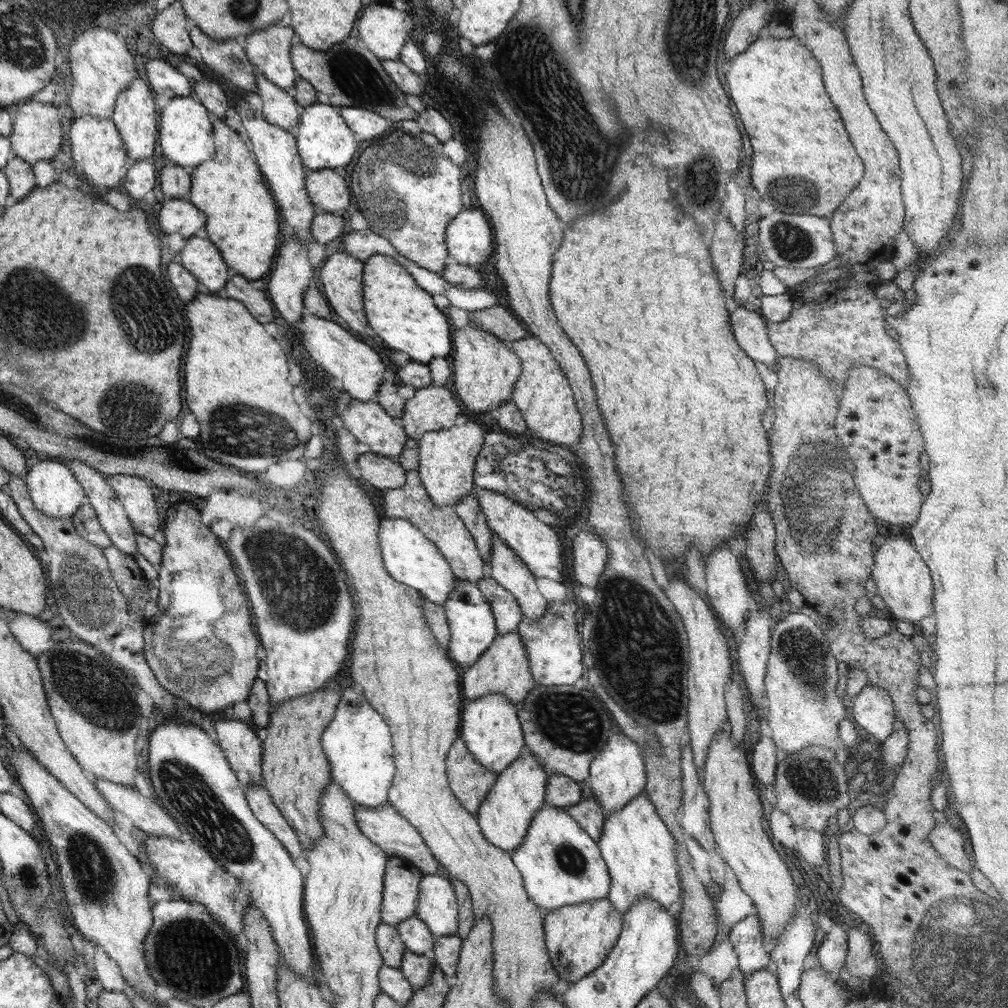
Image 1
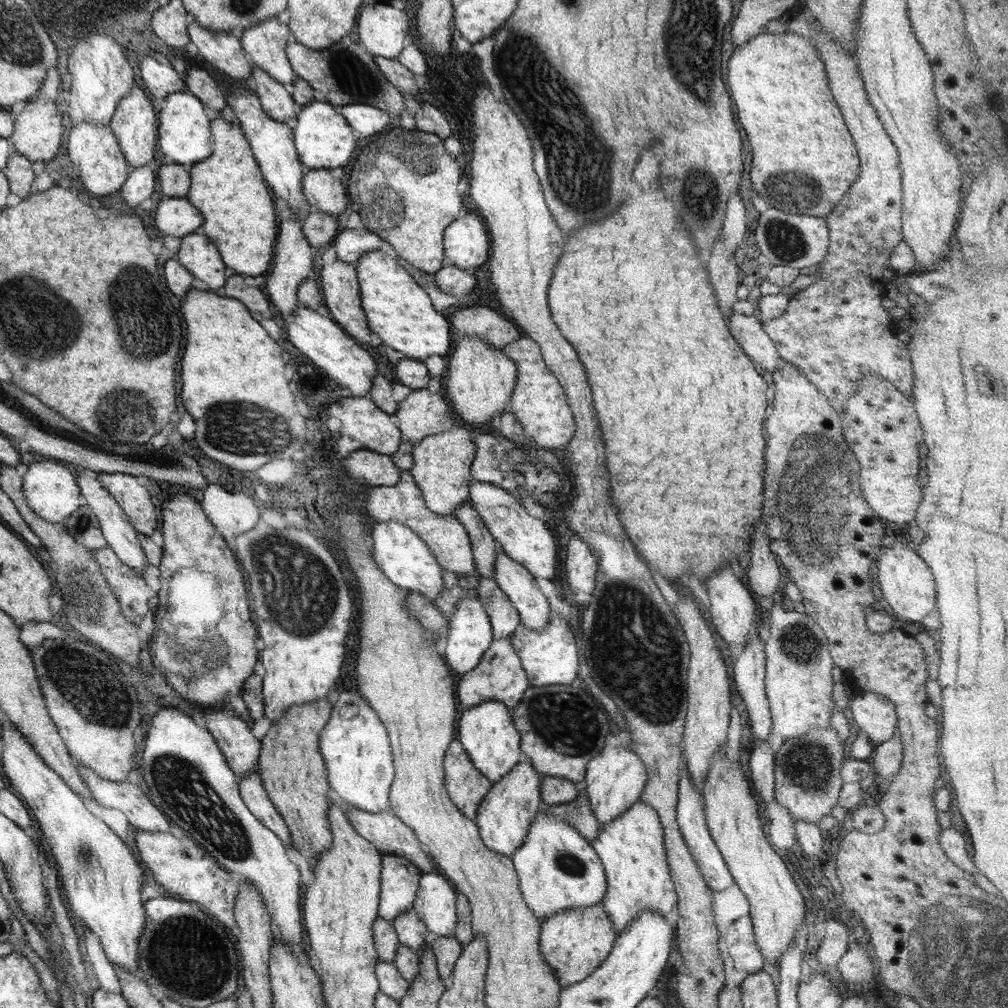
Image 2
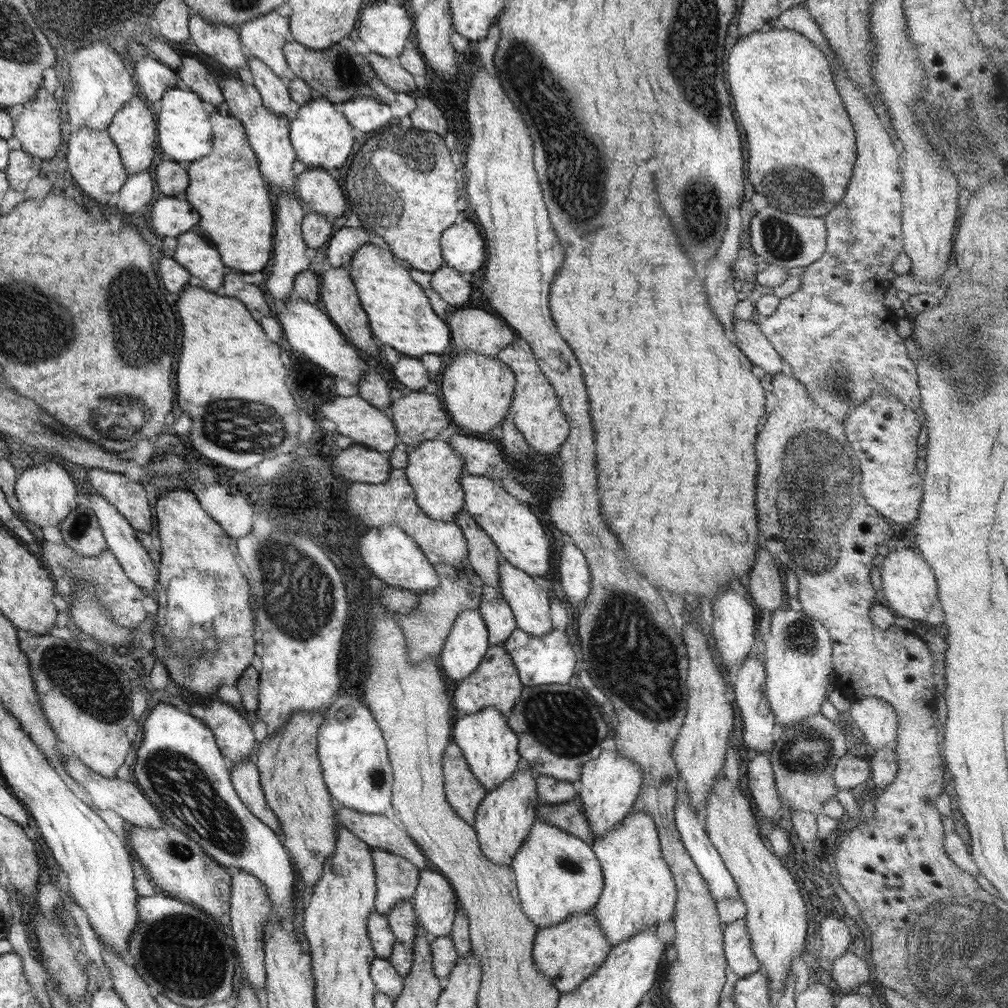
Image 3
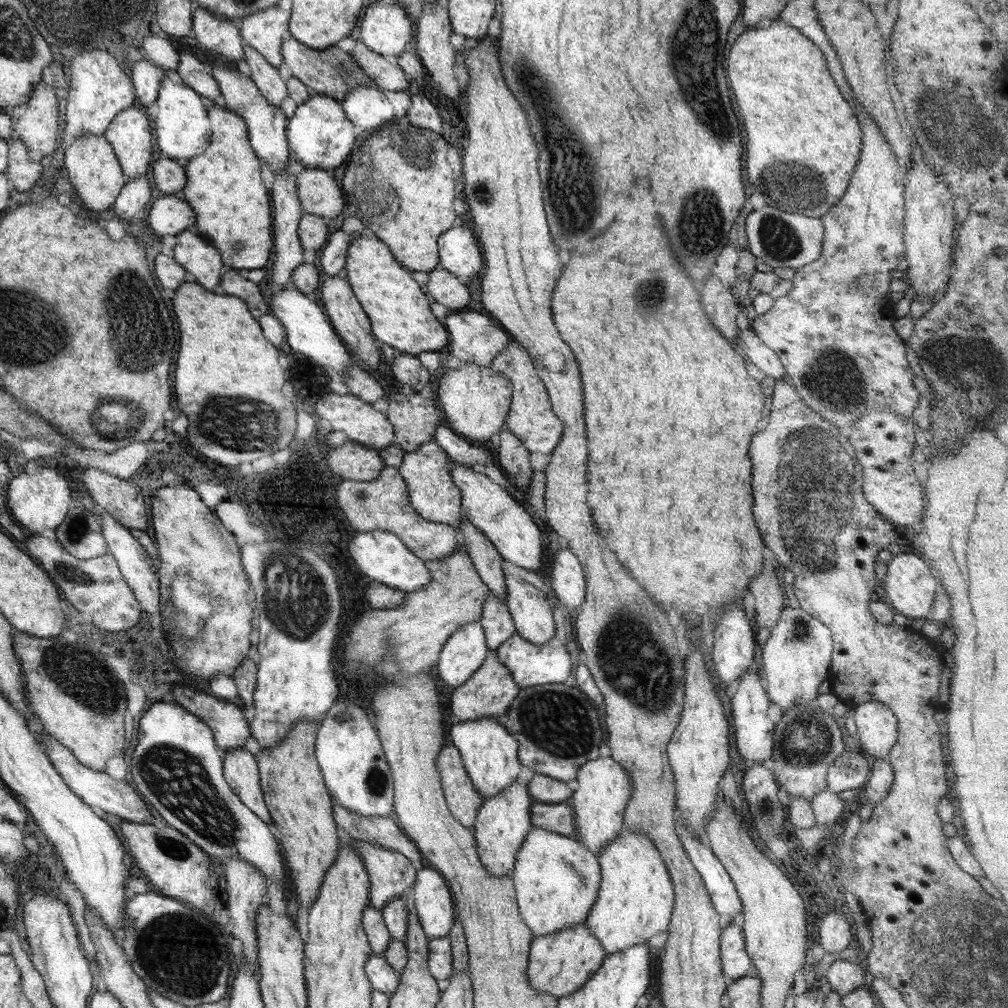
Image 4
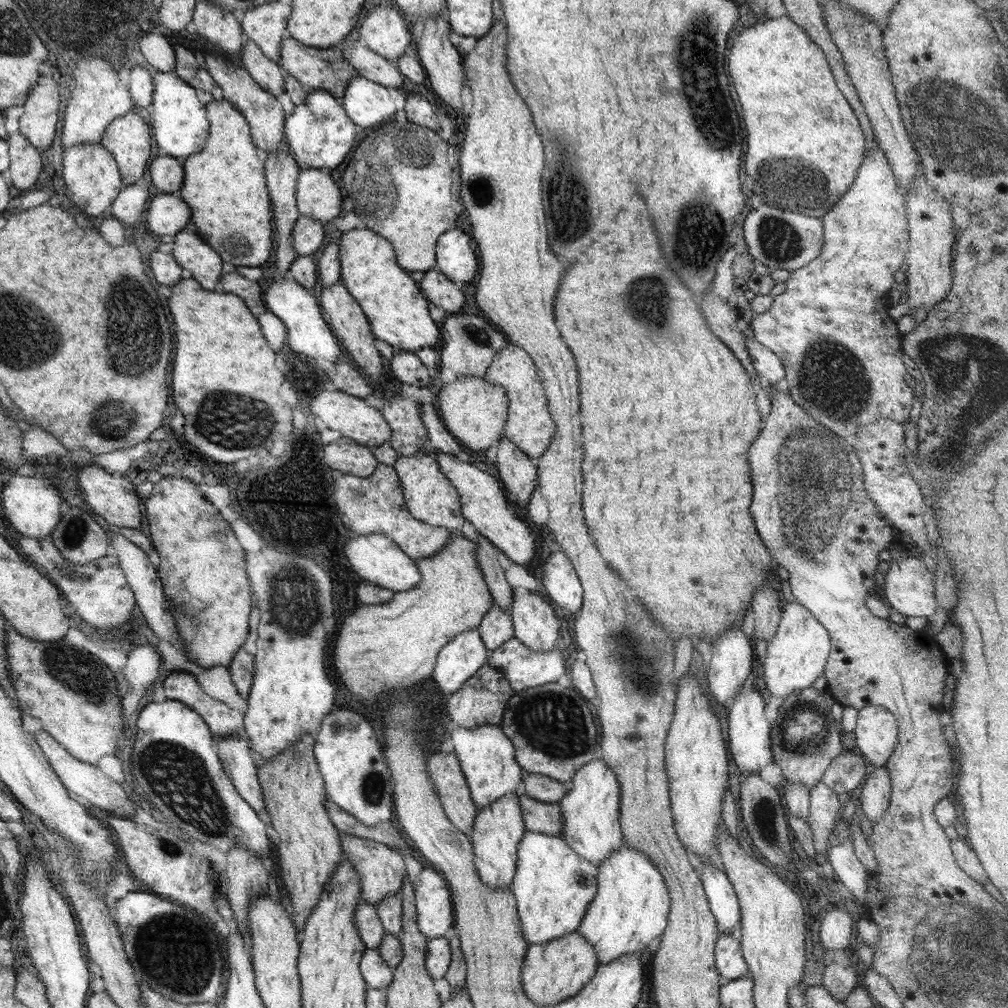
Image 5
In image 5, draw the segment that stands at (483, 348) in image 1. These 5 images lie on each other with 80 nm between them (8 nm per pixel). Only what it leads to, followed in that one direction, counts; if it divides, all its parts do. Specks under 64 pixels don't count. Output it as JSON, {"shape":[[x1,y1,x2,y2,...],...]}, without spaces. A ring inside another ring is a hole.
{"shape":[[485,375,478,378,477,376,461,376,454,382,444,384,438,394,438,410,440,410,440,418,446,429,462,444,469,453,483,456,483,453,494,446,502,437,505,430,506,420,508,416,508,401,505,395,505,388,499,384,489,382]]}

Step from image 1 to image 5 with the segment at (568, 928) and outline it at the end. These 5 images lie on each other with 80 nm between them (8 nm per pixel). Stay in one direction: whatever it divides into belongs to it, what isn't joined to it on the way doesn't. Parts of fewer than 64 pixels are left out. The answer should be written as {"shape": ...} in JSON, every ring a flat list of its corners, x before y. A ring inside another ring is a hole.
{"shape":[[575,930,562,938,527,946,521,968,522,988,536,1006,554,1006,576,996,590,982,599,966,594,947]]}

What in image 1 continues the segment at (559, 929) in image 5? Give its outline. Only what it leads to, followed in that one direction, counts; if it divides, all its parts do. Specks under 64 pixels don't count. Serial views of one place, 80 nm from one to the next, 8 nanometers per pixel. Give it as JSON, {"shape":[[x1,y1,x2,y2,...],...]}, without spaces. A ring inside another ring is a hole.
{"shape":[[545,804,534,815,522,845,510,855,513,863,521,872,524,890,528,893,530,901,544,913,562,909,564,906,580,905,580,903,598,901,599,898,607,898,611,878,597,842,582,831,579,824,570,815,566,815,558,807]]}

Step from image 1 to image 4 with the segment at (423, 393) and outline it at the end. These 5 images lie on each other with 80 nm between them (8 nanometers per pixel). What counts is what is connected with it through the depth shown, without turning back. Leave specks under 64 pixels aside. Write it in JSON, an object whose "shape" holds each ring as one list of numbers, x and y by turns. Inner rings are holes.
{"shape":[[417,392,400,400,400,404,398,400,390,400,385,416,394,428,393,444,406,453,432,441,438,424,446,425,436,398,424,399]]}

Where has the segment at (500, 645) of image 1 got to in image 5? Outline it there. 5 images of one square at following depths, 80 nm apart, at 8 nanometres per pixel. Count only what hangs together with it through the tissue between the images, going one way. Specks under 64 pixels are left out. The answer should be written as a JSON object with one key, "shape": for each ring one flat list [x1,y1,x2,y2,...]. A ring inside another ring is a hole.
{"shape":[[485,664,466,679,460,690,452,693,446,702,446,712,450,714,455,726,476,728,483,724,498,725,506,710,508,700,514,694,514,690,511,689,501,671]]}

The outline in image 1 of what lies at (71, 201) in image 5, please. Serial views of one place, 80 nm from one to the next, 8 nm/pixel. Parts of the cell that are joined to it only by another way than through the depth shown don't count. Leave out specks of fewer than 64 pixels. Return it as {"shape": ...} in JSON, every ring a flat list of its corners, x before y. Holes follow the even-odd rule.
{"shape":[[85,114,74,119,70,128,70,148,74,162,82,166,82,178,97,192,106,193,111,189,119,189,124,184,129,168,134,164,112,117,94,118]]}

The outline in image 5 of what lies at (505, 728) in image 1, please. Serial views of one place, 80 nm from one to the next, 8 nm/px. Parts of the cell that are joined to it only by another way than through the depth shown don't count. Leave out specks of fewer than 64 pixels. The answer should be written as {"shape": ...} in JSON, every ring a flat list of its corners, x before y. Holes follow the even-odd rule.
{"shape":[[483,724,476,728,453,725,450,730,450,738,455,748,453,753,458,757,461,770,470,787,474,807,478,811,490,807,506,795,516,793,516,789,522,784,523,769,516,762,514,742,502,732,499,725]]}

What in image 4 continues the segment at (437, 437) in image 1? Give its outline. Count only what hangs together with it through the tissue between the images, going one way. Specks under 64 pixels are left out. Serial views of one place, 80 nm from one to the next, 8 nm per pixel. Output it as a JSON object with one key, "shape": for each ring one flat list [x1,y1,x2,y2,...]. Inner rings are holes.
{"shape":[[432,440,421,444,418,450,406,453,397,469,406,481,410,504,418,516,430,522,453,526,458,530,464,512,460,489,454,484,449,472,452,463,453,460,442,450,442,447]]}

